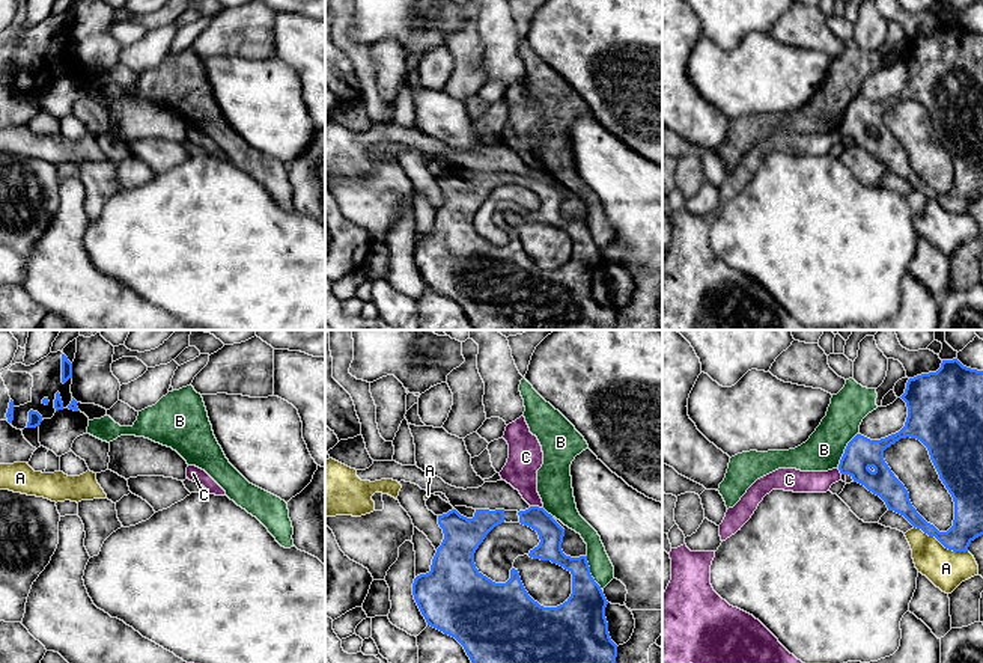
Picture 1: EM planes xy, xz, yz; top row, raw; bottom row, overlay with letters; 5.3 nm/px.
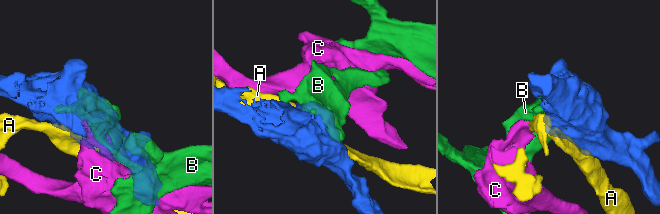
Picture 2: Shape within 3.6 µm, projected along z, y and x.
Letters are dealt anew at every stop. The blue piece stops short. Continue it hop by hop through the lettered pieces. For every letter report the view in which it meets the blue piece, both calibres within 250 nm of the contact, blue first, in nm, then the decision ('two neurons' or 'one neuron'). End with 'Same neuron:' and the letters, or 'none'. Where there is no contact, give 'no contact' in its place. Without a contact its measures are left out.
A: meets blue in yz; 160 nm thick on the blue side, 200 nm on the other; two neurons
B: meets blue in yz; 170 nm thick on the blue side, 200 nm on the other; two neurons
C: meets blue in xz; 130 nm thick on the blue side, 180 nm on the other; two neurons
Same neuron: none

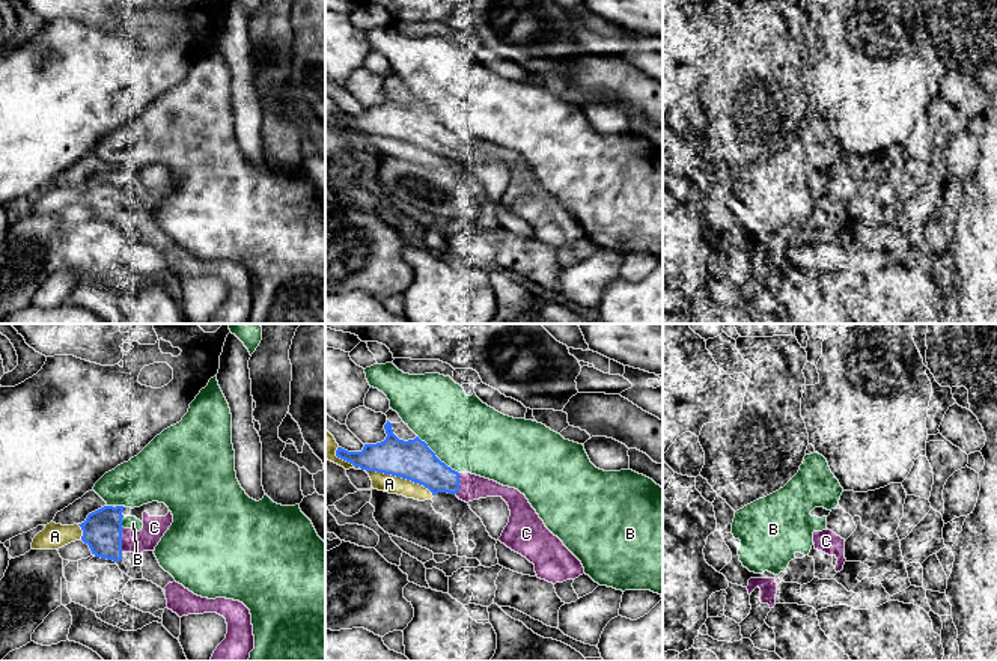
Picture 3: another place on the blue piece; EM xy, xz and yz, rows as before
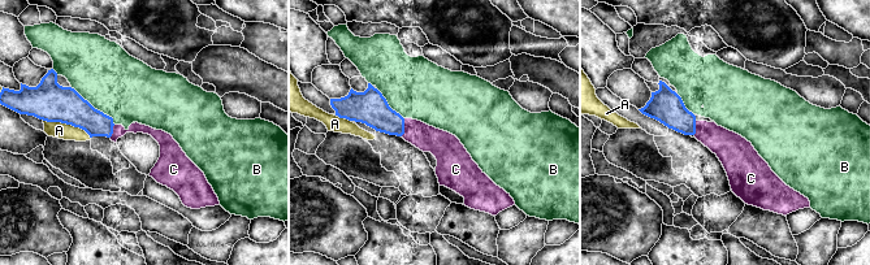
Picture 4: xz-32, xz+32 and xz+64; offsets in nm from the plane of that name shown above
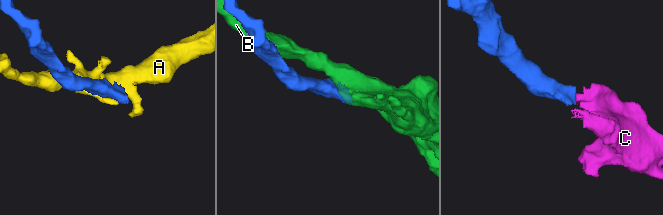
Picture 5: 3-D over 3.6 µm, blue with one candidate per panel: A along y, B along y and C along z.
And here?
A: meets blue in xz; 220 nm thick on the blue side, 100 nm on the other; two neurons
B: meets blue in xz; 220 nm thick on the blue side, 380 nm on the other; two neurons
C: meets blue in xy; 200 nm thick on the blue side, 130 nm on the other; one neuron
Same neuron: C

